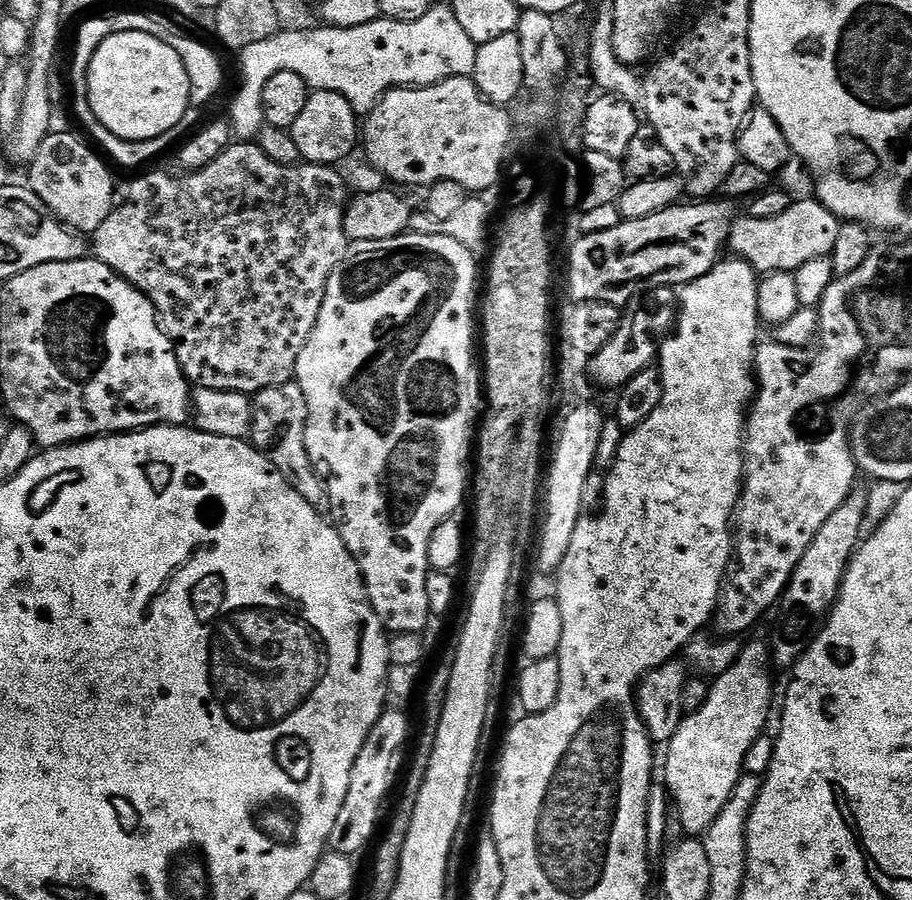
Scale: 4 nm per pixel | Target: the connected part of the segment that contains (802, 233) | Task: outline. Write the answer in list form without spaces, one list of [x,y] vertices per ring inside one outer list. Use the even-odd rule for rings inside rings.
[[[815,198],[797,199],[786,211],[774,218],[754,220],[733,219],[732,228],[726,235],[727,247],[732,247],[739,259],[745,260],[757,274],[765,272],[799,273],[806,262],[814,258],[831,257],[834,242],[838,242],[842,221],[833,215],[826,205]]]

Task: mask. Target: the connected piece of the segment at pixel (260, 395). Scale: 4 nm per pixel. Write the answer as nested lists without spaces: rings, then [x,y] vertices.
[[[289,382],[270,386],[252,396],[252,430],[250,443],[252,447],[264,453],[269,462],[294,486],[302,498],[317,510],[329,507],[328,489],[321,473],[310,462],[306,450],[306,422],[308,407],[306,394],[302,394],[299,384]]]

